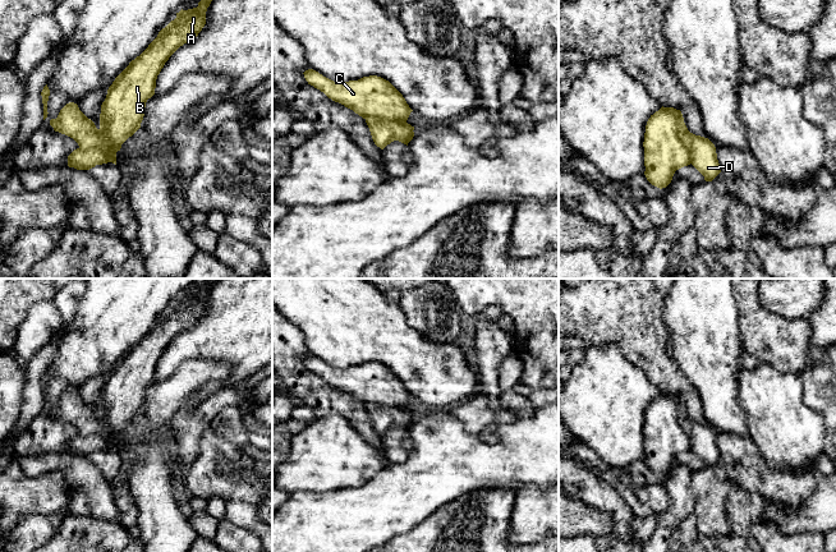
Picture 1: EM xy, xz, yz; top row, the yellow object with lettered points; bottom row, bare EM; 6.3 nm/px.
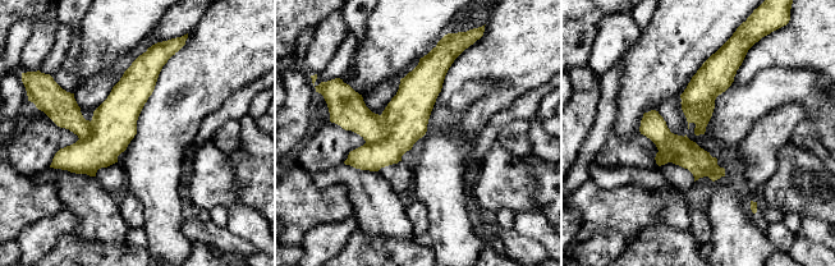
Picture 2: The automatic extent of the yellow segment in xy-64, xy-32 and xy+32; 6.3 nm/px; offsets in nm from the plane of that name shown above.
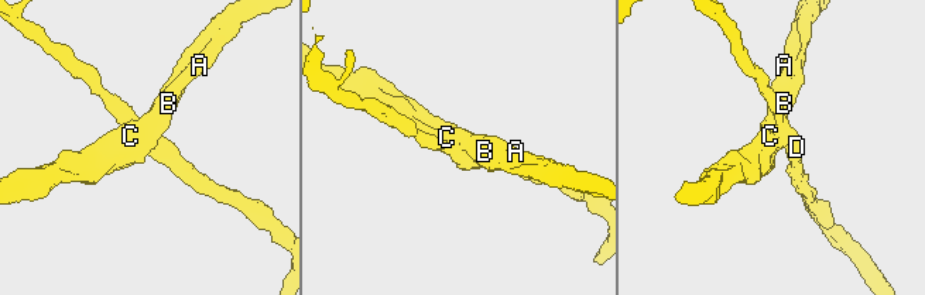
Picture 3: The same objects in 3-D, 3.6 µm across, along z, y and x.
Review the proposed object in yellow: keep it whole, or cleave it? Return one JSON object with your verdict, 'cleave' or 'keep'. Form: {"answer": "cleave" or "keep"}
{"answer": "cleave"}

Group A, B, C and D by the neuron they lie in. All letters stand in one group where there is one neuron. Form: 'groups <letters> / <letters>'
groups A B C / D

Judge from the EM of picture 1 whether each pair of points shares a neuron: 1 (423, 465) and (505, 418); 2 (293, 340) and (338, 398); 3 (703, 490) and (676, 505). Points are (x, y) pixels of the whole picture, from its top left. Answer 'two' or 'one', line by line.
1: two
2: one
3: two

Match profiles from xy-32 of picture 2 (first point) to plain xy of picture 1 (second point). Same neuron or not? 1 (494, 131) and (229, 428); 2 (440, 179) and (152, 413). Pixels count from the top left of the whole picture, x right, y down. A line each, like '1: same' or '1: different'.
1: different
2: different

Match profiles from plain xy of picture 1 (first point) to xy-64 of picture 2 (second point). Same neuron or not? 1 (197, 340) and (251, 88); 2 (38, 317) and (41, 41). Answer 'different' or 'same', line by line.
1: different
2: same

